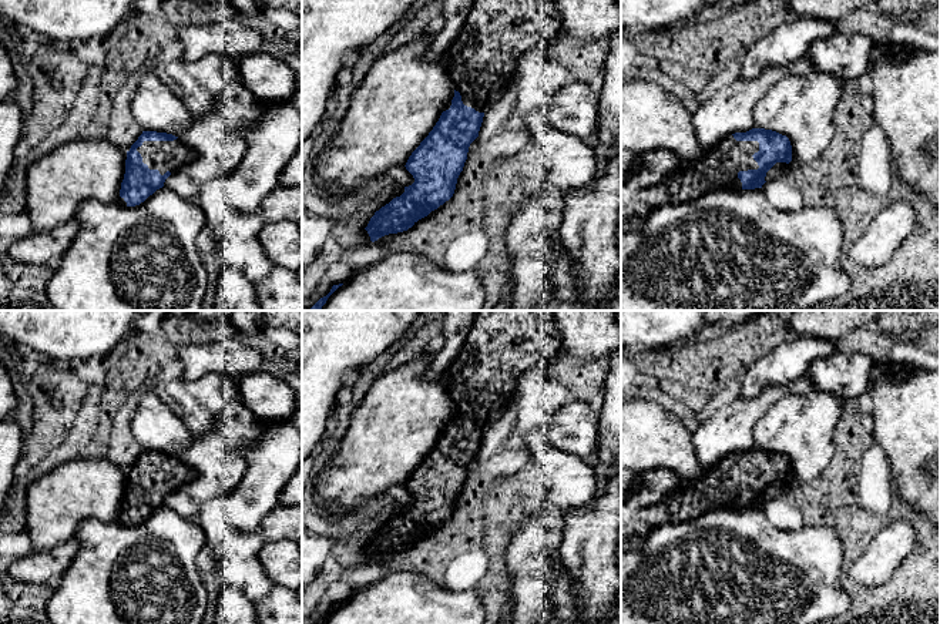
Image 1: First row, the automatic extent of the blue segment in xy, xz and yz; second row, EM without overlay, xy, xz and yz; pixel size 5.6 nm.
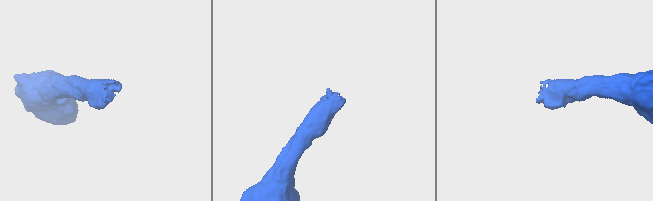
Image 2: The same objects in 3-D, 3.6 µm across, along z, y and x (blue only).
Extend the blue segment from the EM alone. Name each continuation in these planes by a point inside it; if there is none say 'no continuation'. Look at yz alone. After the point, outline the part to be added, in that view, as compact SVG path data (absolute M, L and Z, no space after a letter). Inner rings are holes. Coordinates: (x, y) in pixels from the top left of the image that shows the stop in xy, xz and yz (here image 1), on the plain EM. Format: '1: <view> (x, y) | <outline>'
1: yz (660, 497) | M728 454L695 482L686 482L671 470L647 470L637 474L635 487L621 500L621 540L645 540L662 524L678 524L699 517L711 510L742 509L739 490L758 489L753 473L759 470L758 460L736 460Z

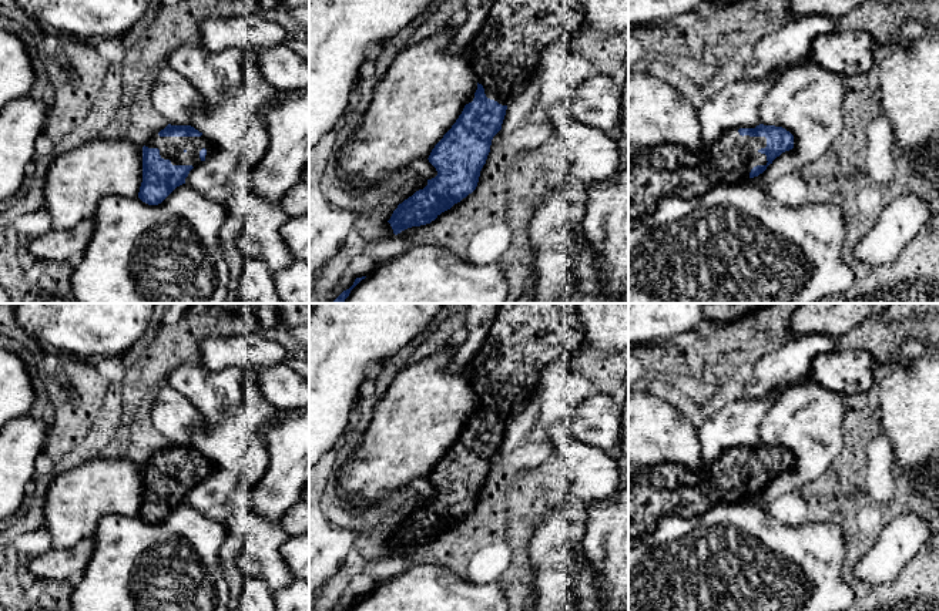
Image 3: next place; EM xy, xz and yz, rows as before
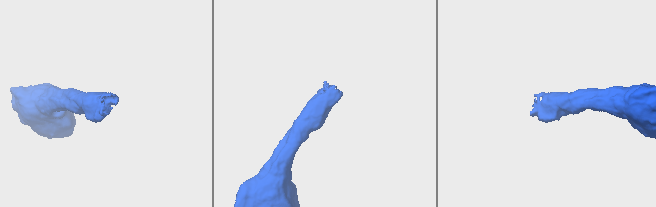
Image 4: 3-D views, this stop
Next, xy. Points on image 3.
1: xy (171, 467) | M155 453L145 466L158 467L164 479L172 484L198 484L201 481L199 470L207 469L205 479L214 471L212 463L207 456L160 456Z

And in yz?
1: yz (660, 490) | M730 449L700 470L690 470L677 463L637 469L628 483L628 538L653 534L663 517L690 518L707 513L717 504L749 501L751 489L768 481L767 474L759 471L765 466L765 456L742 456L738 449Z

